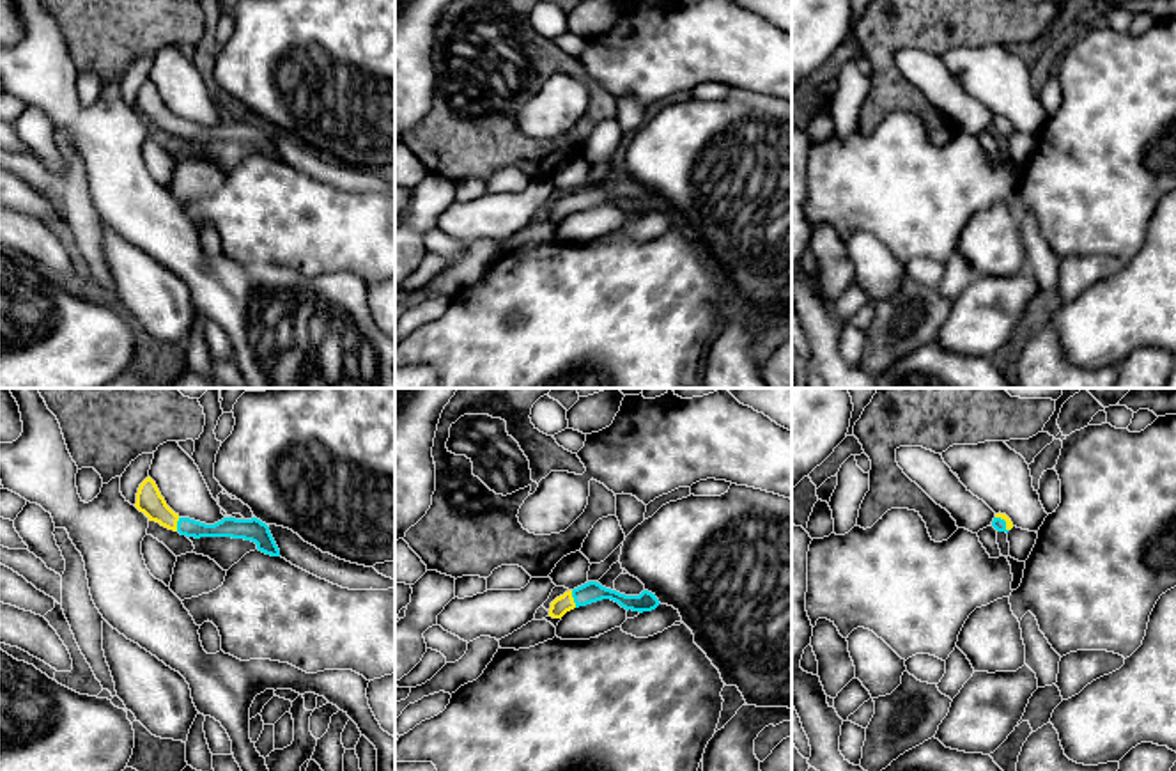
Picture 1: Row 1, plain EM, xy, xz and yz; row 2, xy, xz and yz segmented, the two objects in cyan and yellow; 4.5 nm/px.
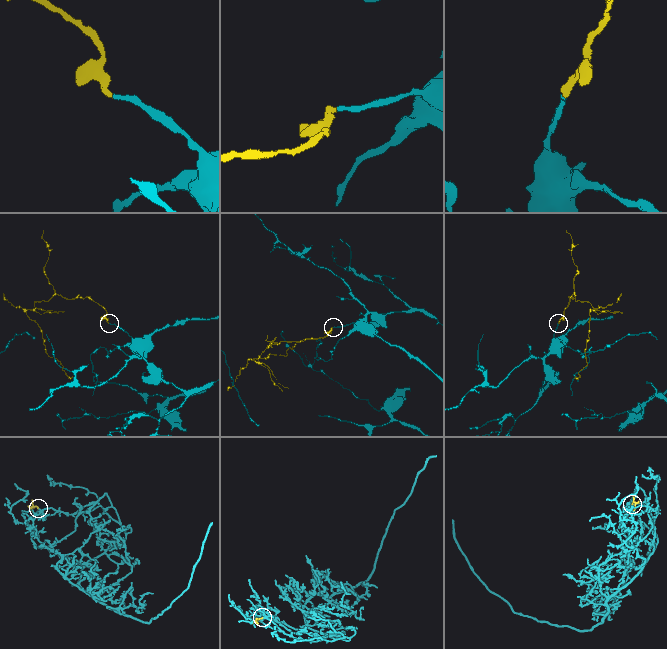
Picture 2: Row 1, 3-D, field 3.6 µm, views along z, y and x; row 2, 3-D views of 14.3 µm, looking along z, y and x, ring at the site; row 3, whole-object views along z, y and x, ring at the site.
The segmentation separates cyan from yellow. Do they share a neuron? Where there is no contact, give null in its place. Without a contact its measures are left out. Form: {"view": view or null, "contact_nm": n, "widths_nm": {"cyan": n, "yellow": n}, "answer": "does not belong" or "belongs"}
{"view": "xz", "contact_nm": 80, "widths_nm": {"cyan": 100, "yellow": 80}, "answer": "belongs"}

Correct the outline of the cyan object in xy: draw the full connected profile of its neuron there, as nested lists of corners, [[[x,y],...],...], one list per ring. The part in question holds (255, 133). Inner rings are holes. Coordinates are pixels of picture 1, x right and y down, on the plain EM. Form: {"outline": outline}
{"outline": [[[147,80],[136,96],[135,110],[143,115],[149,124],[156,124],[161,129],[179,135],[186,140],[232,140],[232,142],[244,142],[257,147],[257,152],[271,158],[280,160],[280,152],[269,135],[269,129],[257,121],[251,122],[236,122],[236,121],[223,121],[214,128],[205,128],[190,121],[181,121],[175,117],[161,99],[156,85]]]}

